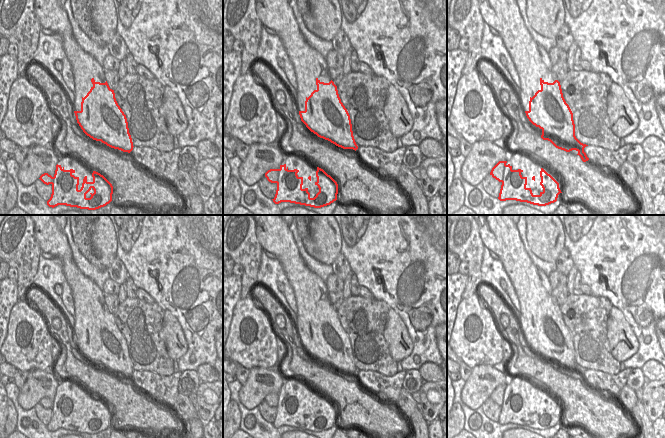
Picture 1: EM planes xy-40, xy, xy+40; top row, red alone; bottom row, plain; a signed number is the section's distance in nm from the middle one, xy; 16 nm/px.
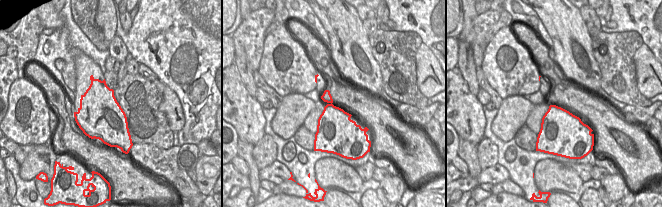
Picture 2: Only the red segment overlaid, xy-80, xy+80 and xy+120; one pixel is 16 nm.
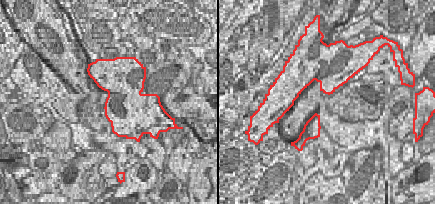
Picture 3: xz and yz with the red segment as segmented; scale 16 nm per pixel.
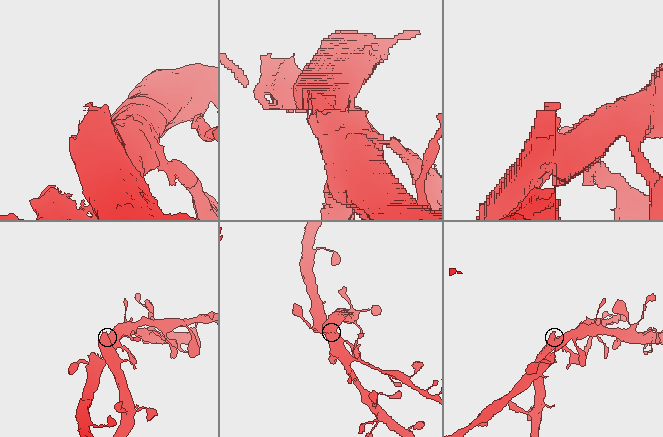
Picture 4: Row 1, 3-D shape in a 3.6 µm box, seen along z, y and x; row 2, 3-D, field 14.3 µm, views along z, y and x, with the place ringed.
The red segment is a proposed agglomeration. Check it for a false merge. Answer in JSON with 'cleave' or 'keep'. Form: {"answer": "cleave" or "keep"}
{"answer": "cleave"}

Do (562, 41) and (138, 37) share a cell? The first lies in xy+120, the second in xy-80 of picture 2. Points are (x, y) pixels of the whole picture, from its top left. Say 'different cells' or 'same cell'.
different cells

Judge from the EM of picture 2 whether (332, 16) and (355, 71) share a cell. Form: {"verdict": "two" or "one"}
{"verdict": "one"}

